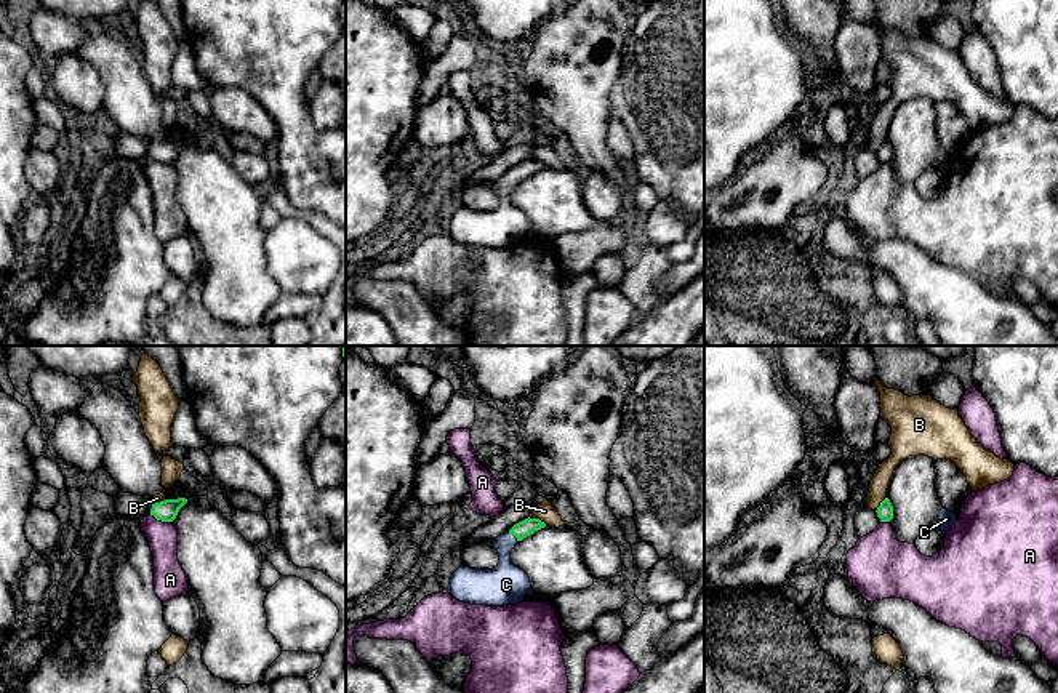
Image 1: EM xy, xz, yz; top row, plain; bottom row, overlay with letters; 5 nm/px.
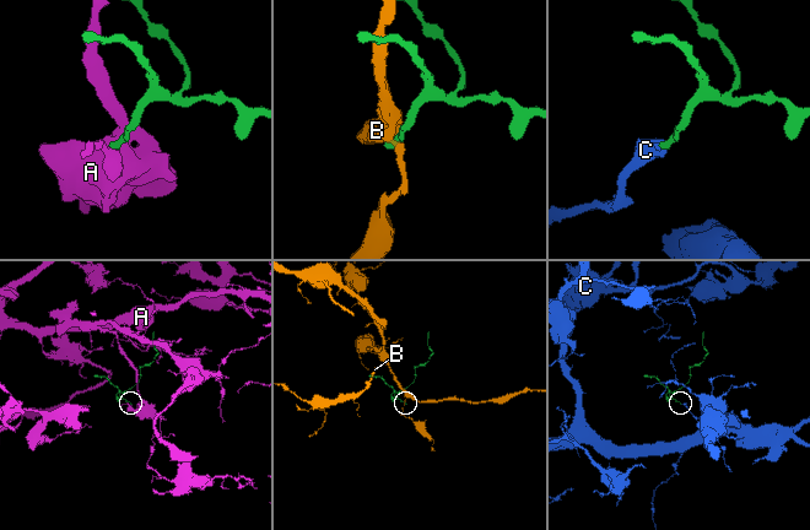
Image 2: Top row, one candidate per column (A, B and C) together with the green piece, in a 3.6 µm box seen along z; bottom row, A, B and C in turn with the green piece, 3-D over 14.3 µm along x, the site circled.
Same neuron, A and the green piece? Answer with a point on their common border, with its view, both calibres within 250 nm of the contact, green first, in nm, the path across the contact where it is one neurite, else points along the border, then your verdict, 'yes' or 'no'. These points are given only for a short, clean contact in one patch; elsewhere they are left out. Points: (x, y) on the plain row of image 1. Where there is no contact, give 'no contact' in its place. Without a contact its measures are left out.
xy (160, 160) | 110/150 nm | along xy (149, 156), (170, 164) | no

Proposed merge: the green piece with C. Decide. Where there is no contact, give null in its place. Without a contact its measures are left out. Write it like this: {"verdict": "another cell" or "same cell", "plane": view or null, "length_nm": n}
{"verdict": "same cell", "plane": "xz", "length_nm": 70}

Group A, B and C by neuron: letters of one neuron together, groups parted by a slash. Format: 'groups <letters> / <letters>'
groups A / B / C

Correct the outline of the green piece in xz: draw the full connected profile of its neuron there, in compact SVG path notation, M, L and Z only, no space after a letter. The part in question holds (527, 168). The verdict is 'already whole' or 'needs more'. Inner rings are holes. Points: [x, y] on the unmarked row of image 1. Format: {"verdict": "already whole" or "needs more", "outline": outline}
{"verdict": "needs more", "outline": "M525 160L507 174L499 176L493 187L499 195L499 205L493 211L472 211L461 206L450 219L448 235L471 246L517 246L531 230L528 216L511 202L511 192L519 182L544 170L539 160Z"}

